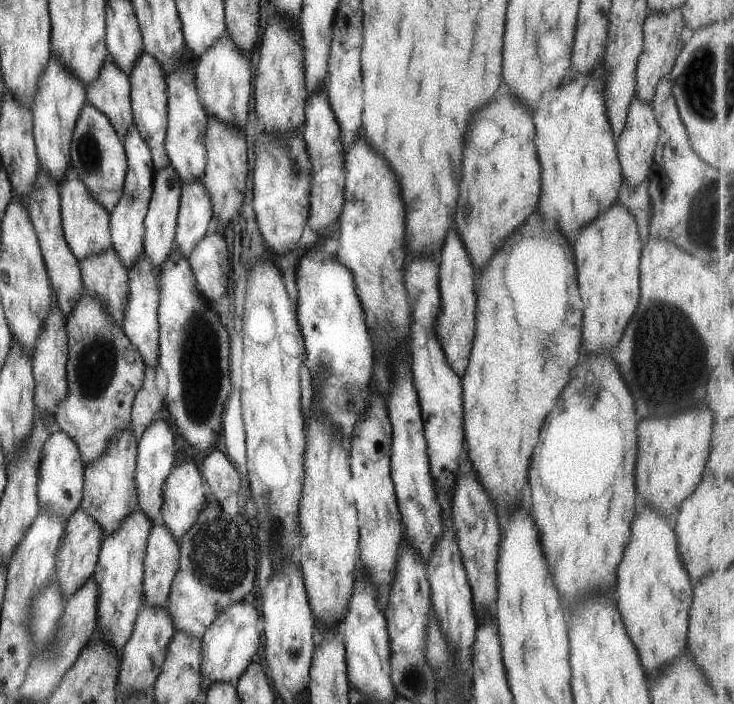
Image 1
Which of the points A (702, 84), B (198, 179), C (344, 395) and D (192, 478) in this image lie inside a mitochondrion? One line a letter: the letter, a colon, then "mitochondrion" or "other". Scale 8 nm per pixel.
A: mitochondrion
B: other
C: mitochondrion
D: other

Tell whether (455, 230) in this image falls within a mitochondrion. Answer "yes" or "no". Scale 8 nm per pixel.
no

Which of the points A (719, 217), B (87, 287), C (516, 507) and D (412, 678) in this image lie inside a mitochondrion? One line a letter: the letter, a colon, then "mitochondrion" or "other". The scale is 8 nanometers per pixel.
A: mitochondrion
B: other
C: other
D: mitochondrion

